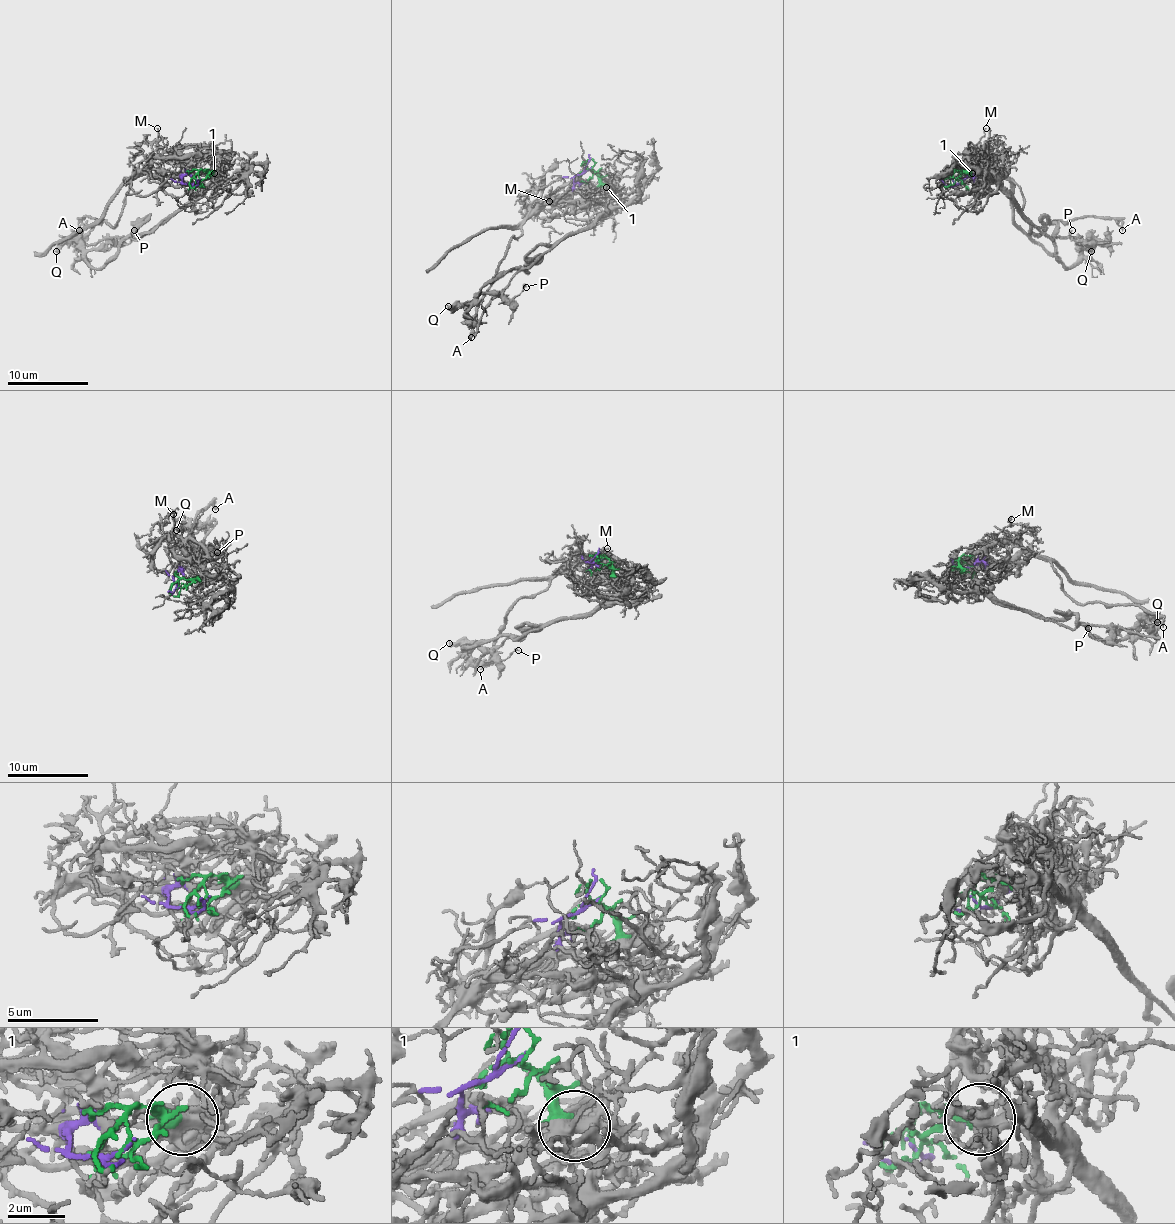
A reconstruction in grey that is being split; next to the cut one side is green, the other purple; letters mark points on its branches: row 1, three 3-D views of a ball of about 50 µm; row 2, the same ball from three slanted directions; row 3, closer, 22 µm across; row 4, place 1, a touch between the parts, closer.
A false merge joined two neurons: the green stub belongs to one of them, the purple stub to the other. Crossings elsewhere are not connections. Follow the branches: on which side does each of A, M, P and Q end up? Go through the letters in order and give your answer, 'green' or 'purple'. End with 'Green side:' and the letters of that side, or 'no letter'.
A: purple
M: purple
P: green
Q: green
Green side: P, Q

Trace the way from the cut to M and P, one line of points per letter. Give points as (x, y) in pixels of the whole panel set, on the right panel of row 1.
M: (955, 183), (985, 175), (989, 169), (991, 165), (977, 153), (975, 145), (985, 129)
P: (955, 183), (963, 173), (987, 175), (1052, 240), (1060, 238), (1084, 242), (1078, 244), (1070, 236), (1072, 230)

